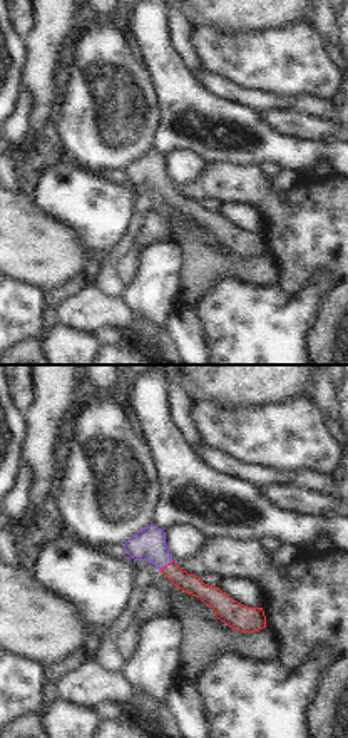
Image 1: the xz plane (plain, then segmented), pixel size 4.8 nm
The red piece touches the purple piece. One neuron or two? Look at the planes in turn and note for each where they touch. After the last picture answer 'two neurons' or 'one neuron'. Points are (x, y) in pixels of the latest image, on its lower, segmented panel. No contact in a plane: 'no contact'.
meets red at (168, 564)

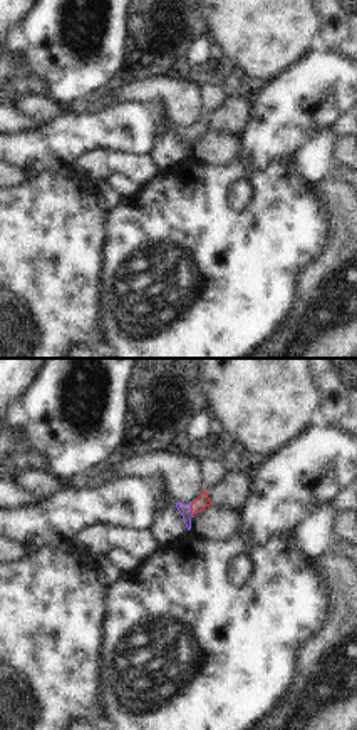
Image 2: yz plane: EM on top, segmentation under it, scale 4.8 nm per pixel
meets red at (191, 509)

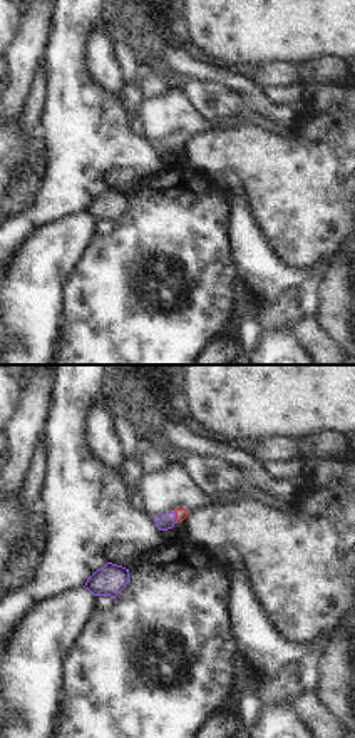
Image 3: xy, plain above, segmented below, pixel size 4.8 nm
meets red at (176, 516)

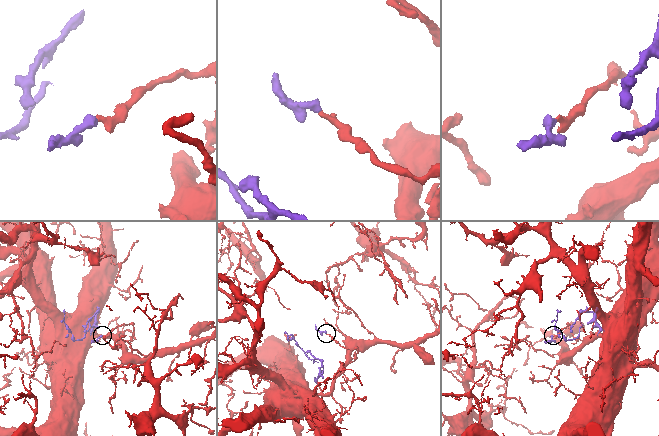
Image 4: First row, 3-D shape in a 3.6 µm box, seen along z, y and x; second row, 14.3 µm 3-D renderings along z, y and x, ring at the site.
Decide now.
one neuron

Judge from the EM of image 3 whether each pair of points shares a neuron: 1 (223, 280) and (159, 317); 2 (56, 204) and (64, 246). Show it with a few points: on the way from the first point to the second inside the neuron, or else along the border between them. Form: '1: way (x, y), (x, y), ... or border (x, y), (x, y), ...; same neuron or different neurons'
1: way (208, 281), (180, 310), (174, 310); same neuron
2: border (82, 211), (41, 225), (25, 241); different neurons

